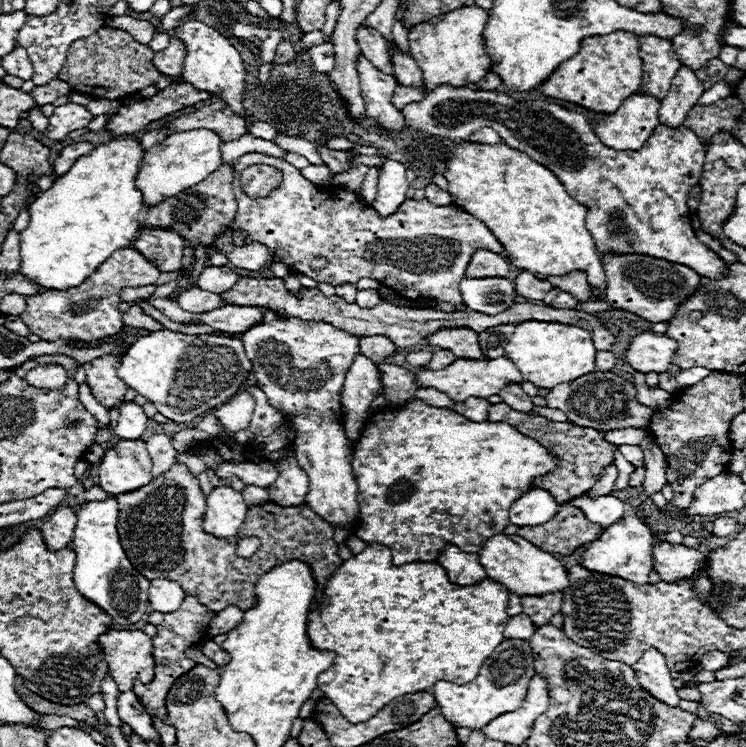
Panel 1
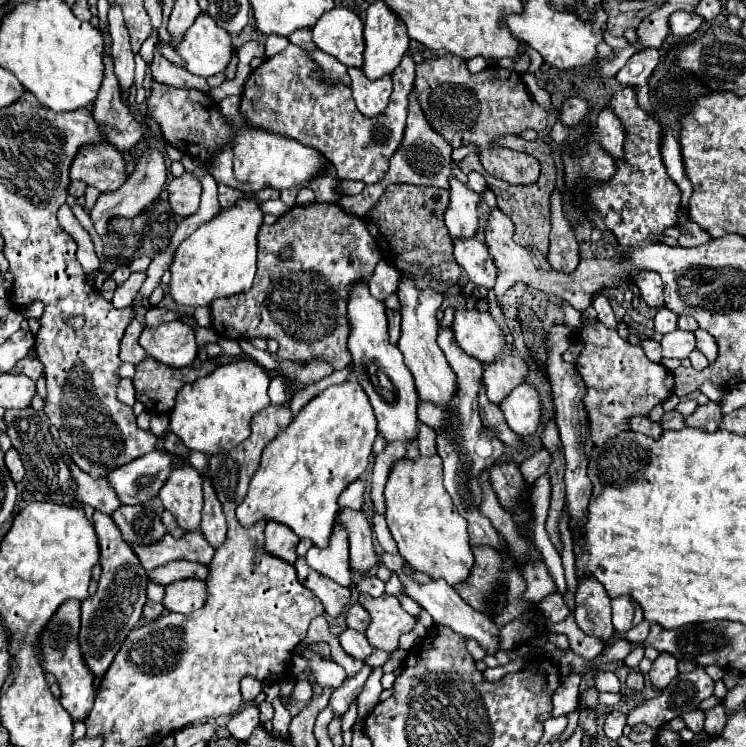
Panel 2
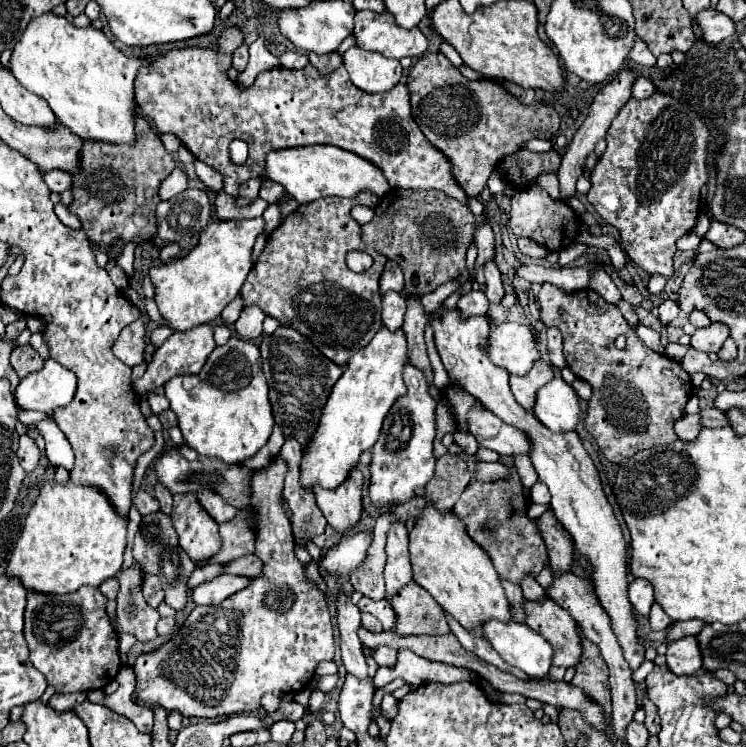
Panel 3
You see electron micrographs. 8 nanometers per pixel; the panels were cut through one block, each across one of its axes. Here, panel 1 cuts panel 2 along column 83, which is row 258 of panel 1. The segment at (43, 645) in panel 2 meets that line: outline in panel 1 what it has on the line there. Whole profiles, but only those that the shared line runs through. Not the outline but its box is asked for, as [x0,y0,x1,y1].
[402,86,728,280]

